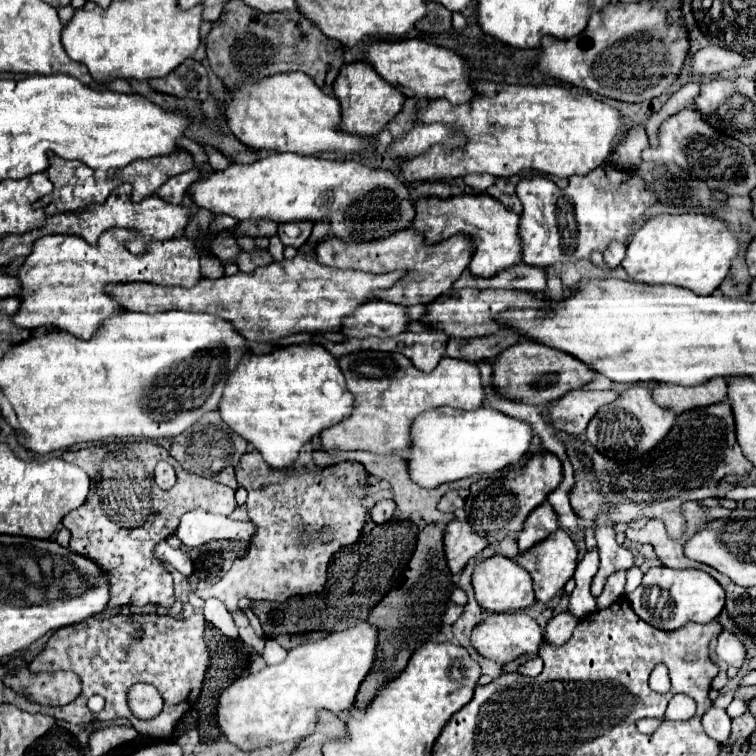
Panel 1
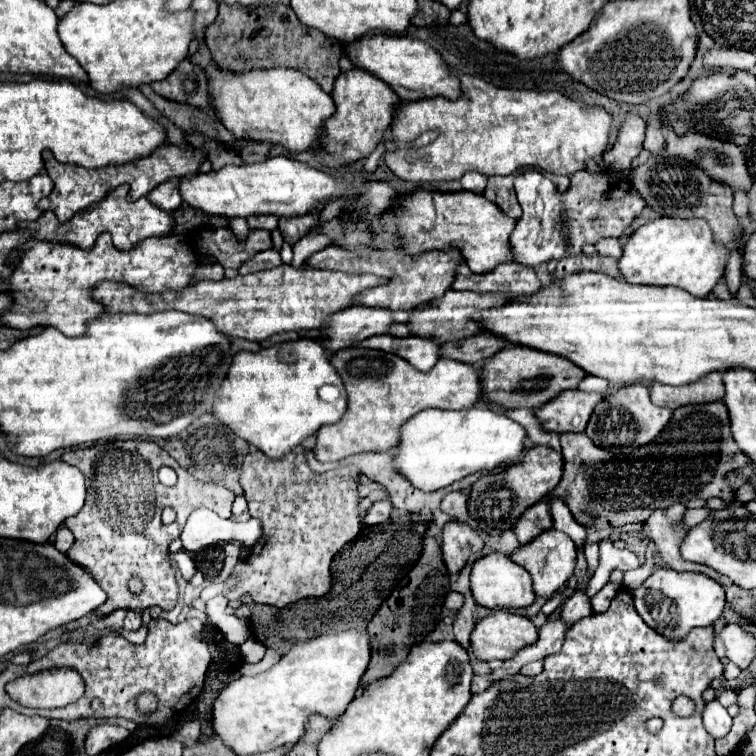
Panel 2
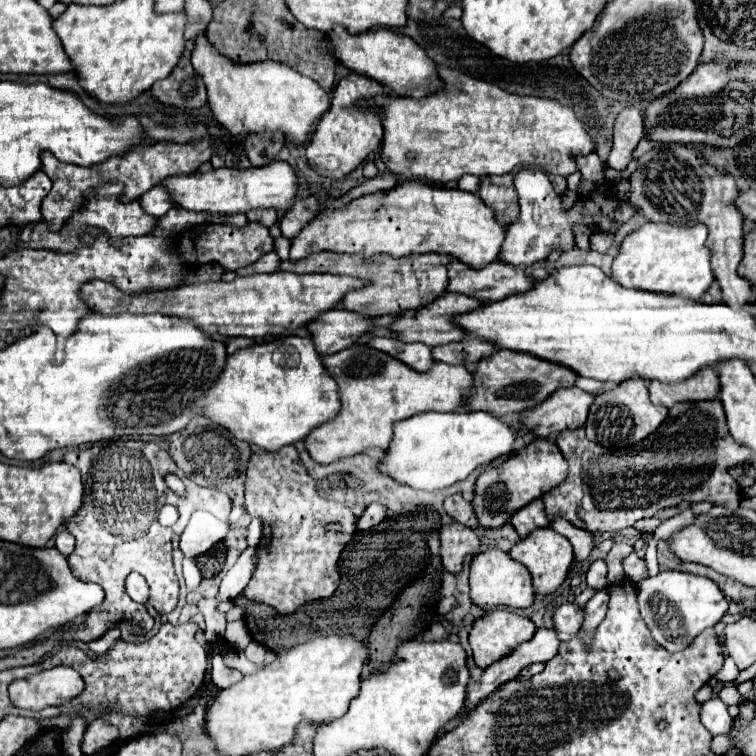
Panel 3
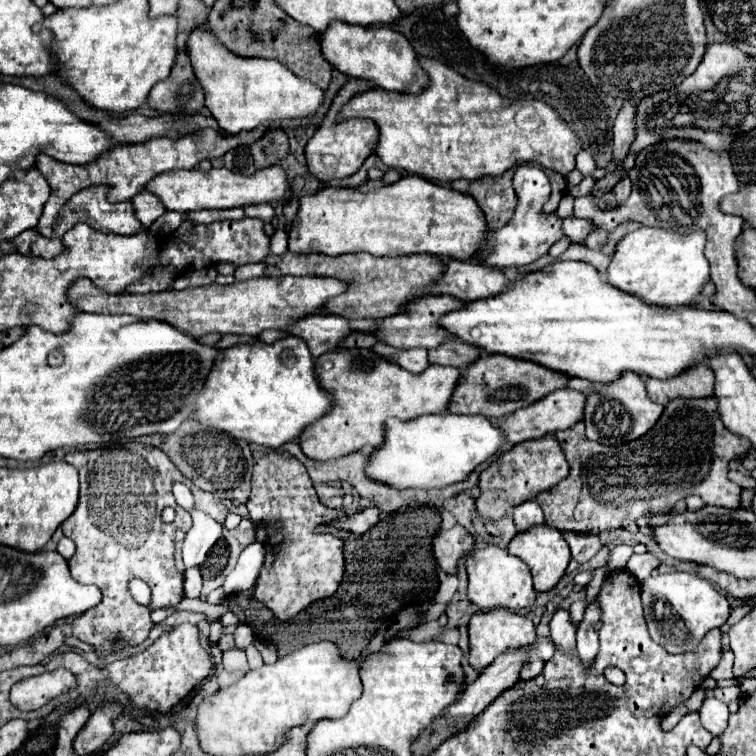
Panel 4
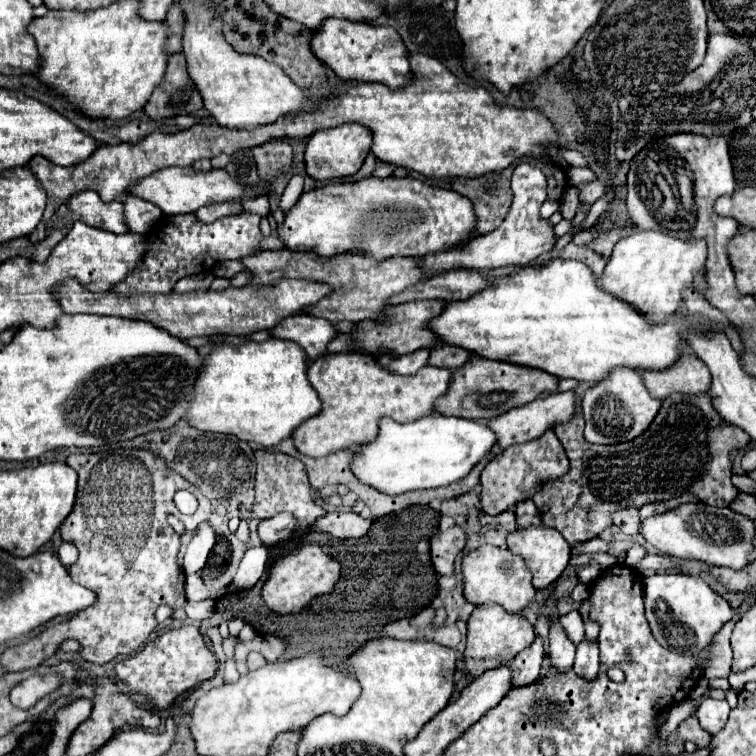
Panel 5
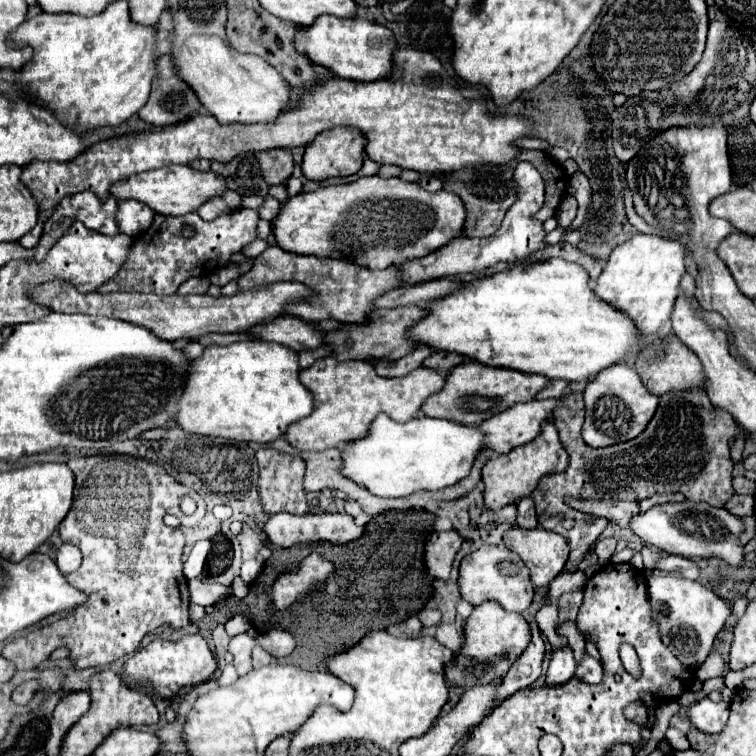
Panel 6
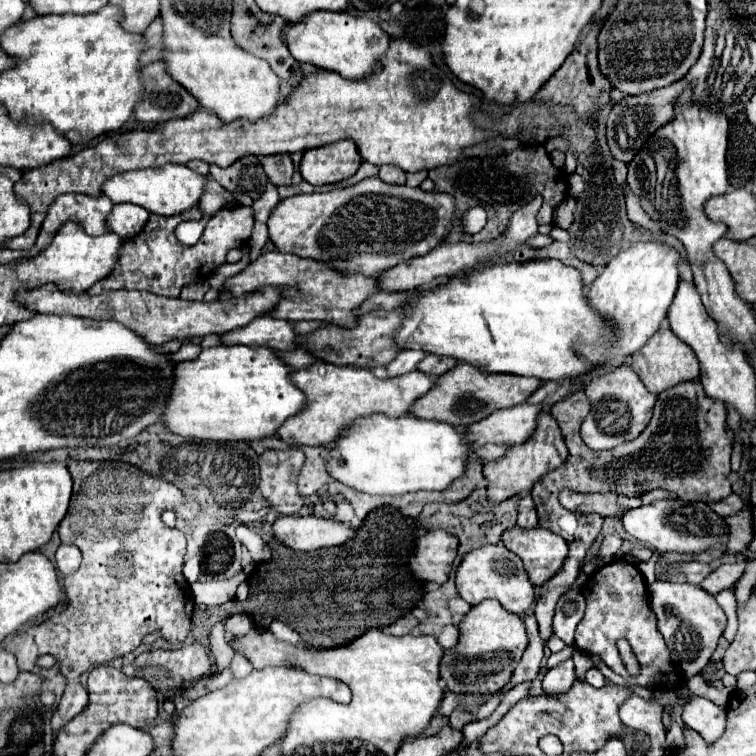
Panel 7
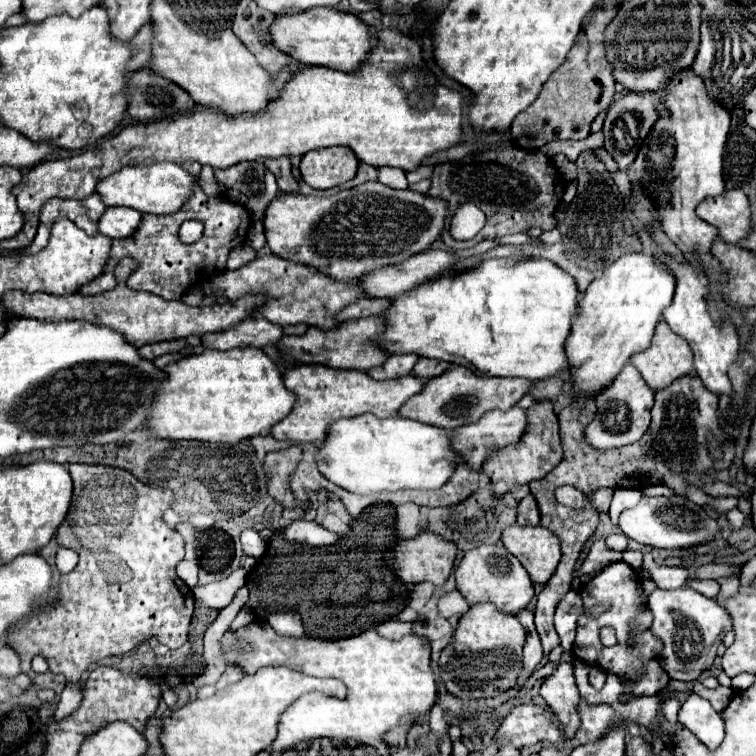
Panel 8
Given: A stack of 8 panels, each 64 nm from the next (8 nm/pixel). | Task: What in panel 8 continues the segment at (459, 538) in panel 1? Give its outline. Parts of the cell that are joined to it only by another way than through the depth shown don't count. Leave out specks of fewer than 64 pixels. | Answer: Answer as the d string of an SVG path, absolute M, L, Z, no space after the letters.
M420 532L412 540L402 540L394 546L392 554L386 554L386 560L390 562L388 566L392 568L392 572L400 582L404 584L432 582L436 586L442 586L448 580L450 570L454 566L454 558L456 558L456 546L448 544L446 540L440 540L440 536L432 532Z

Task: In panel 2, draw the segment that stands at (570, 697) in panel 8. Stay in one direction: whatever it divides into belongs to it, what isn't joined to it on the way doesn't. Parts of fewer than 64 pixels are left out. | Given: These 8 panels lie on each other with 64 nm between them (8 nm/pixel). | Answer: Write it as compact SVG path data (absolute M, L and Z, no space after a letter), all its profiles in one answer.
M588 578L584 580L584 582L580 582L580 590L576 590L564 604L562 604L562 610L560 610L560 620L570 628L570 626L574 626L578 620L582 620L582 618L586 618L586 616L590 616L592 614L592 608L590 608L590 598L584 594L584 588L586 588L586 582L588 582Z

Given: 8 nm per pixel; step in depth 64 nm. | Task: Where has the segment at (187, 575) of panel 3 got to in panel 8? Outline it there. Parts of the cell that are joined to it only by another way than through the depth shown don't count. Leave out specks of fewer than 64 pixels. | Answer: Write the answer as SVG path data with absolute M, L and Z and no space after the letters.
M238 568L236 572L232 572L228 578L220 580L220 582L212 582L212 584L206 584L206 586L196 586L194 596L204 606L212 608L212 610L222 610L232 602L236 590L240 586L244 586L244 574L246 574L246 570Z

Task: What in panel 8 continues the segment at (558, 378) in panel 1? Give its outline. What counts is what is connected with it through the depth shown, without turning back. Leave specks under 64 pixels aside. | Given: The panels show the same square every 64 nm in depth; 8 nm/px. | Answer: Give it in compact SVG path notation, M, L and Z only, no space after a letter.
M450 366L442 376L428 380L424 390L418 392L418 396L412 396L408 404L402 404L398 414L410 420L454 430L458 426L476 422L484 412L490 412L494 408L498 410L512 408L528 392L530 384L532 382L524 378L484 378L476 376L470 368Z

